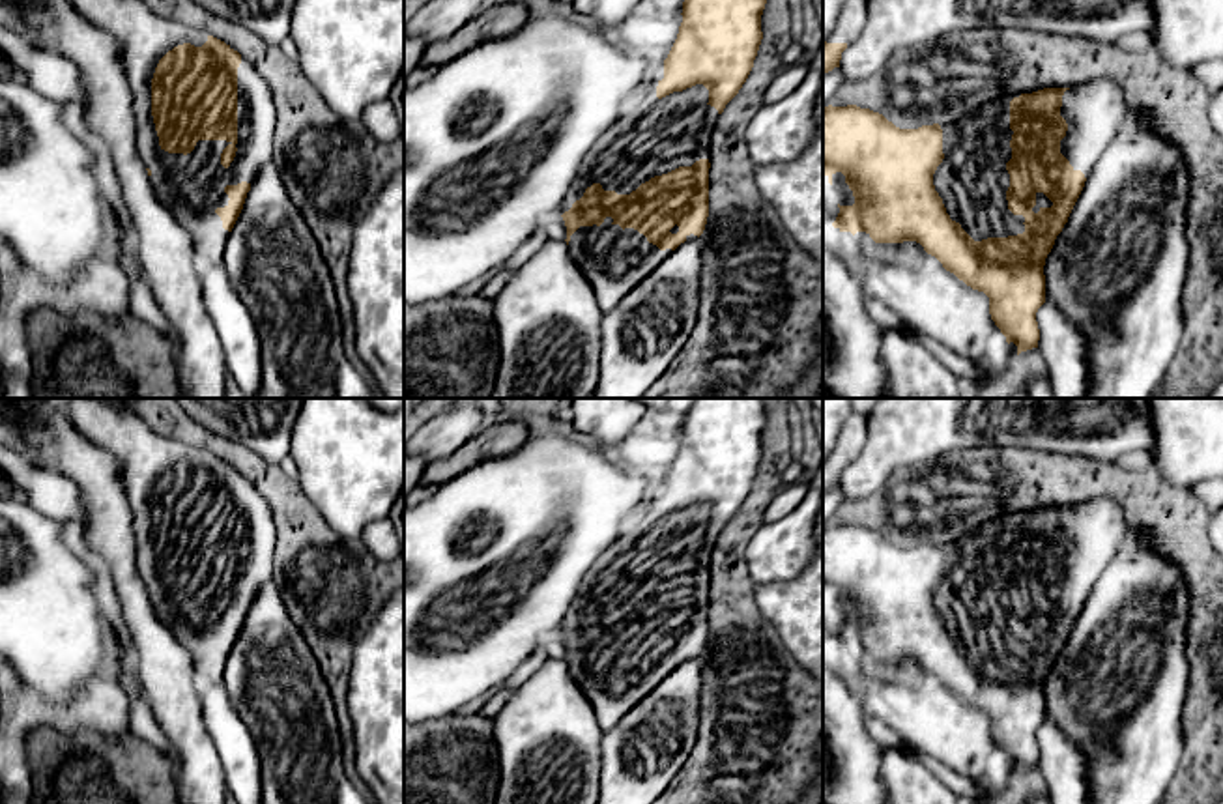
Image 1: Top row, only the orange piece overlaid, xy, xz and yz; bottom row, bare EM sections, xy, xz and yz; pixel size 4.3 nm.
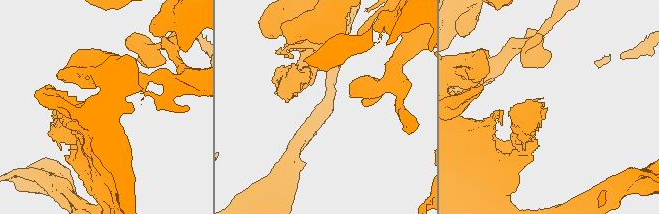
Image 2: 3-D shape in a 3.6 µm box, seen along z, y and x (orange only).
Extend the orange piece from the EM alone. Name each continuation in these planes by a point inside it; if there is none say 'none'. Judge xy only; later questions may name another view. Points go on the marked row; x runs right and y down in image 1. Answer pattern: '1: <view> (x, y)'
1: xy (191, 187)

